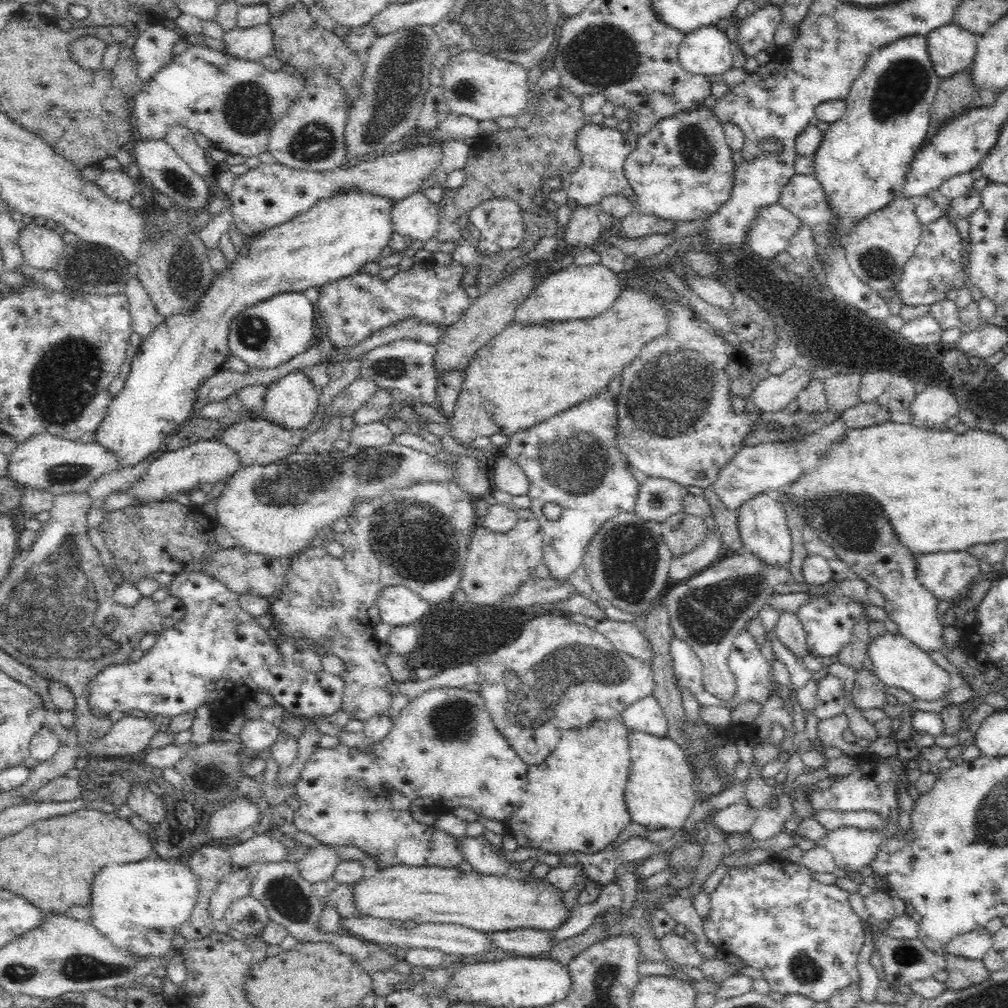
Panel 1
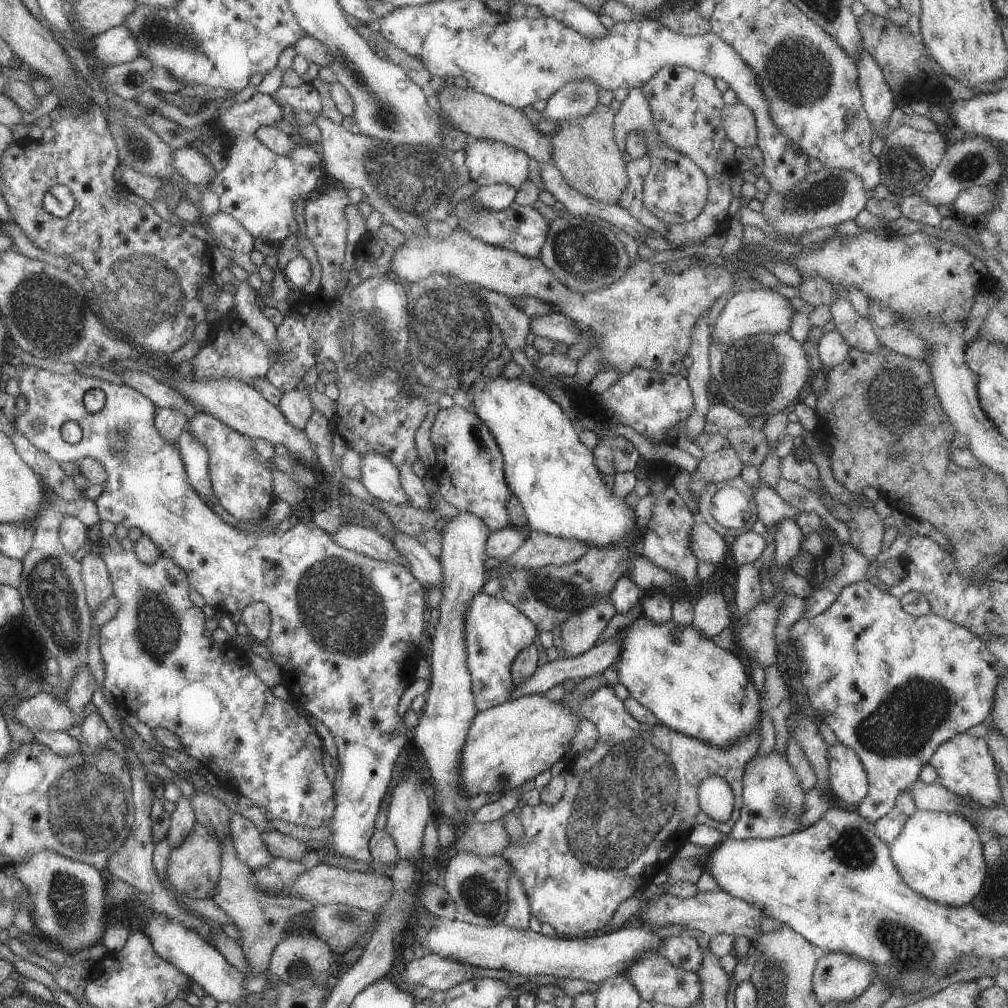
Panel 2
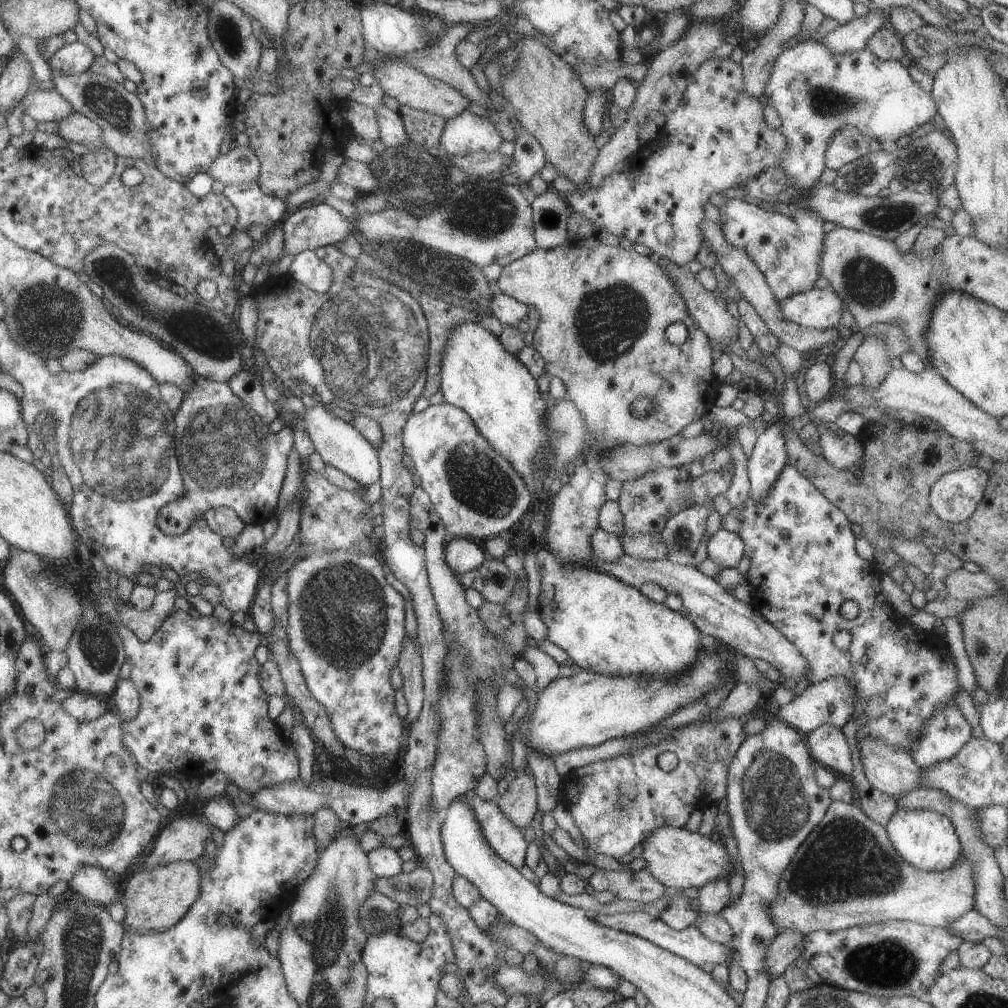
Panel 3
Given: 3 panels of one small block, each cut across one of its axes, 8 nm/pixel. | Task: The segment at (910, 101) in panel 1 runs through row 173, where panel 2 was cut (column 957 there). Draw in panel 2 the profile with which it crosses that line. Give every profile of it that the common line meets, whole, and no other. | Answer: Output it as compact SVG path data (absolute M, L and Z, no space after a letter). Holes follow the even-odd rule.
M916 810L888 847L903 882L937 904L955 908L967 905L983 884L987 869L983 845L975 828L957 813Z

